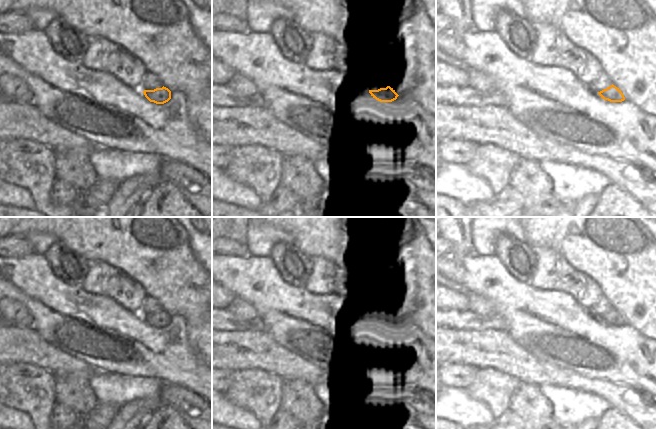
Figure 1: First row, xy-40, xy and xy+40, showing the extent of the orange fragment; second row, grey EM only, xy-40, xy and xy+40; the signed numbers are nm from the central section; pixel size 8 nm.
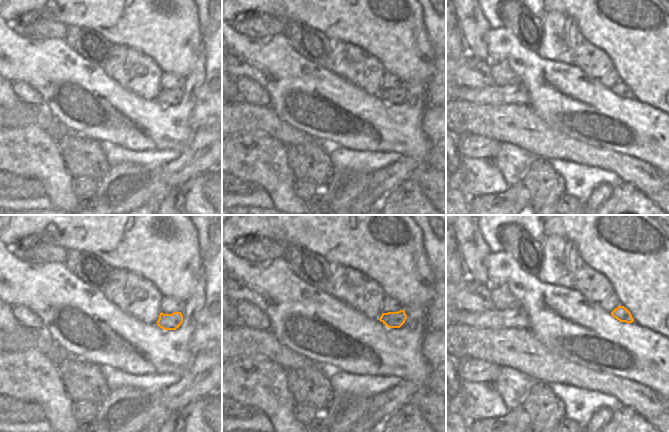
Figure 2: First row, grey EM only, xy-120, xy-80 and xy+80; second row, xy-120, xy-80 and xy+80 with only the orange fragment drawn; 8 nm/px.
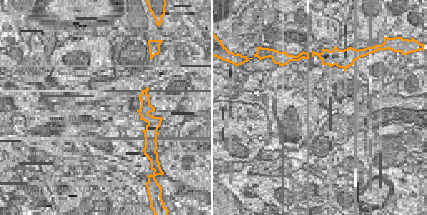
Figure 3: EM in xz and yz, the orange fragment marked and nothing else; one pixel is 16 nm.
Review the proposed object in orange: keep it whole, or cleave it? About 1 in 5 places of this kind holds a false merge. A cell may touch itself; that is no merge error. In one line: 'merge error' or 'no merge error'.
no merge error

